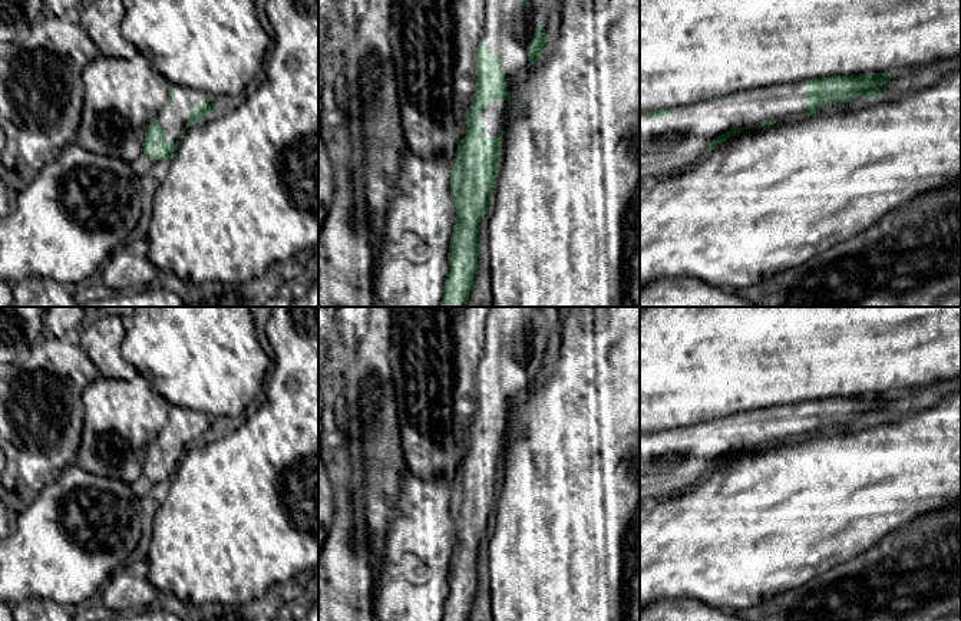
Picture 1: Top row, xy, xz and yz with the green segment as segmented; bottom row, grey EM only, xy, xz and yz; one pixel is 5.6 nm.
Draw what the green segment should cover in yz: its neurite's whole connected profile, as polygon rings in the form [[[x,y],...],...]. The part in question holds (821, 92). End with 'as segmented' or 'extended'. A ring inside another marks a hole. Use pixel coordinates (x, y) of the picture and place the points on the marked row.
[[[891,73],[816,77],[737,92],[686,106],[640,112],[640,182],[696,165],[719,143],[744,129],[797,119],[829,105],[848,103],[856,96],[882,98],[879,87],[891,79]]]; extended

